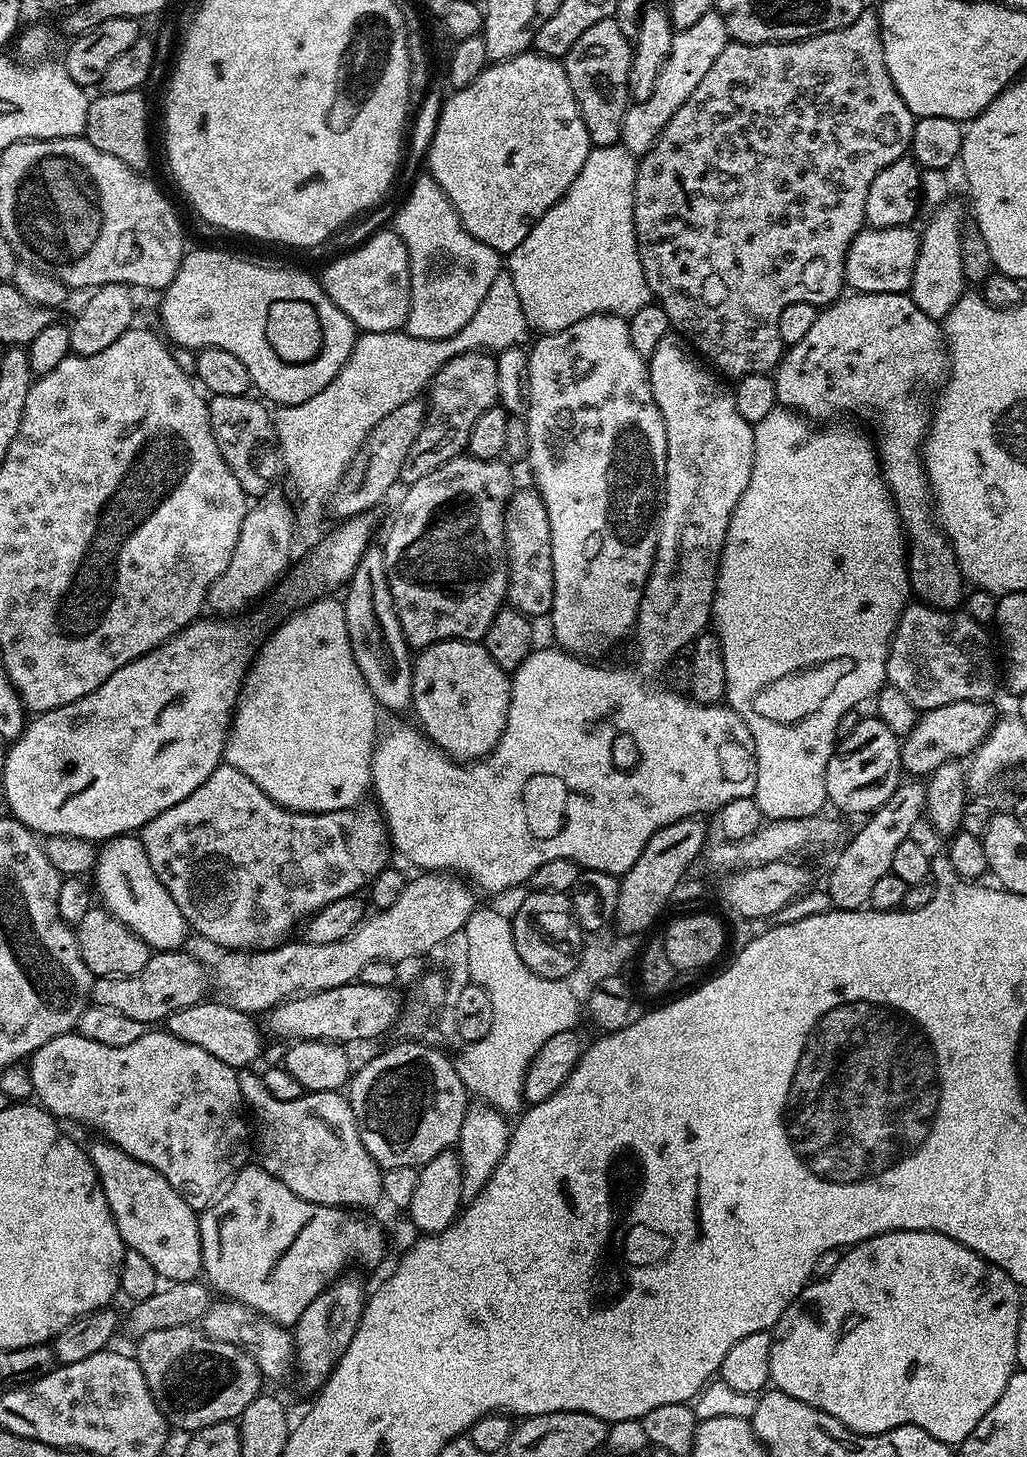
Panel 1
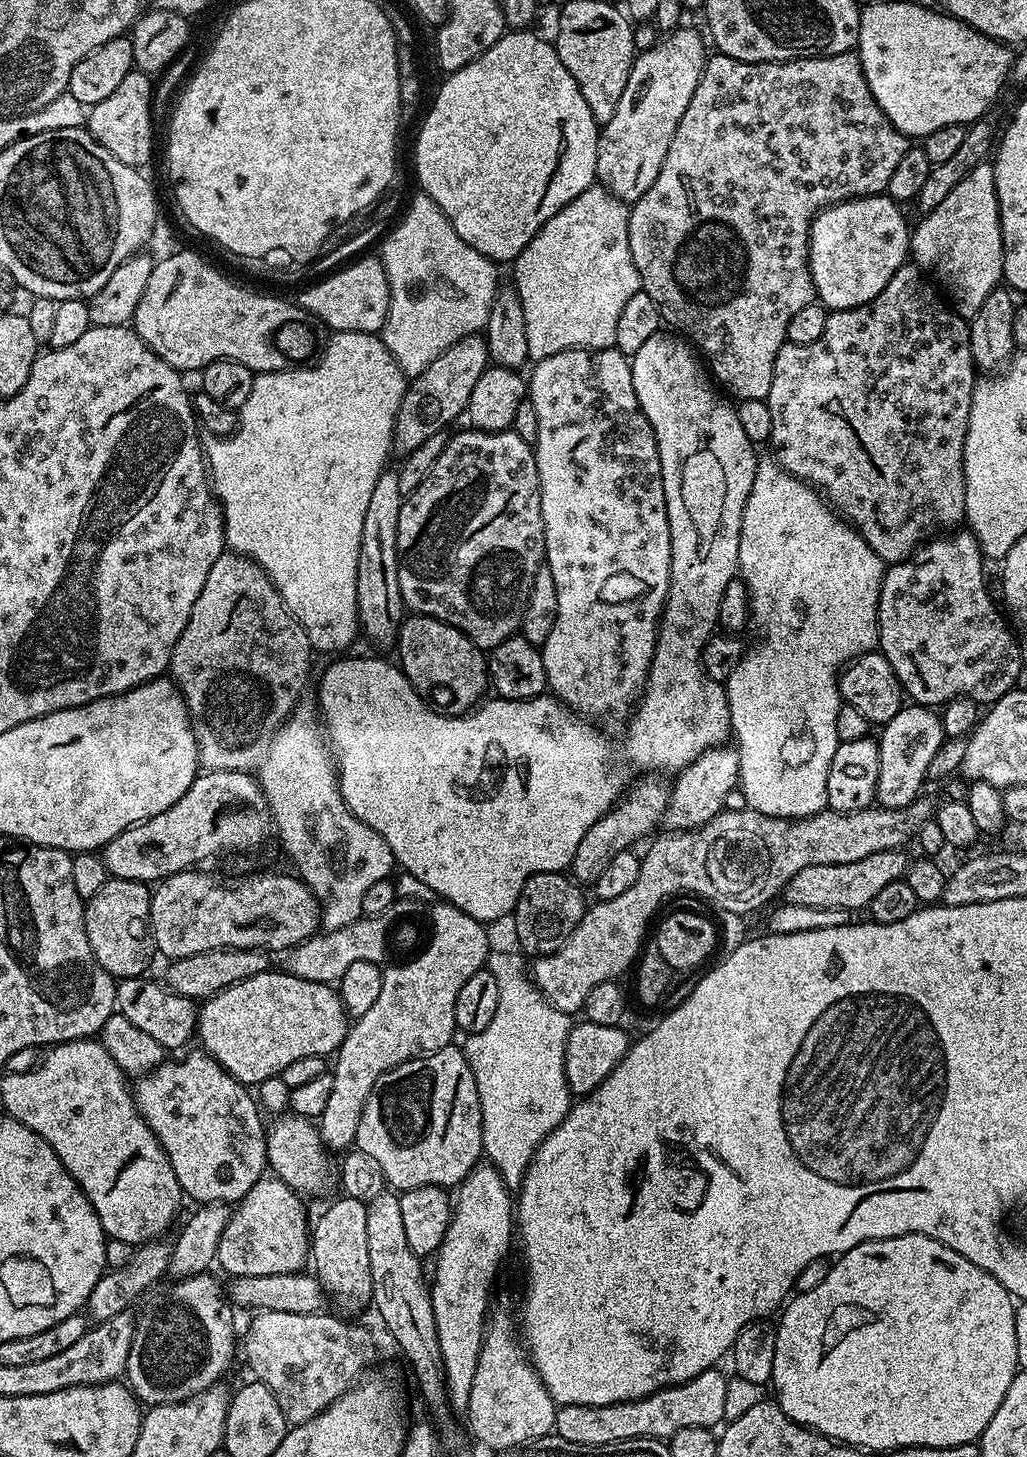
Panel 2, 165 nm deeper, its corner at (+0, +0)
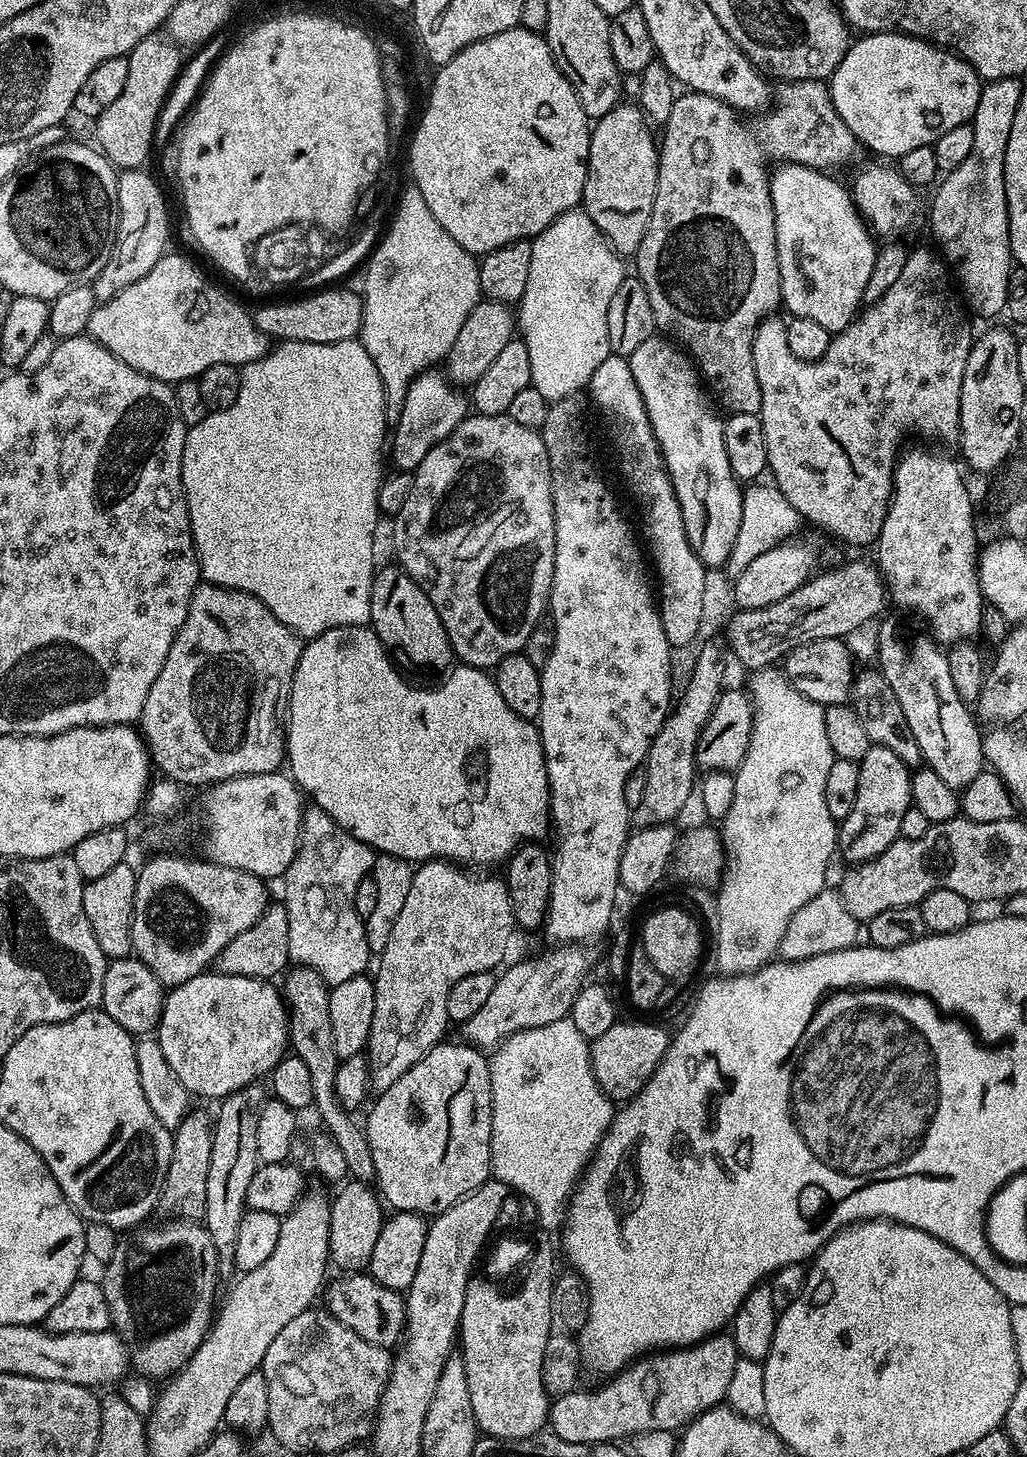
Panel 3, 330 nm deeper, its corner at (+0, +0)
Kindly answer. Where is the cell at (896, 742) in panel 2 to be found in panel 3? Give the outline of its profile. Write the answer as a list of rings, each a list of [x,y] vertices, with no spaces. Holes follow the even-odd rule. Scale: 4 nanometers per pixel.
[[[873,744],[858,762],[858,795],[854,810],[838,824],[838,852],[845,865],[855,866],[873,860],[900,836],[902,818],[912,807],[912,772],[901,758],[886,746]]]

